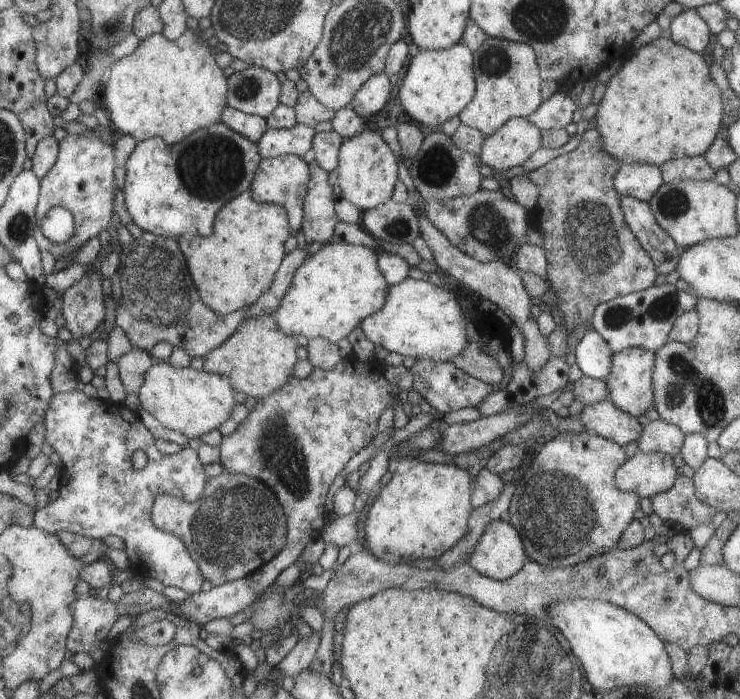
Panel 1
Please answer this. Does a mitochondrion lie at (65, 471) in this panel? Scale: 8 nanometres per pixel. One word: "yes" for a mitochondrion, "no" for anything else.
no

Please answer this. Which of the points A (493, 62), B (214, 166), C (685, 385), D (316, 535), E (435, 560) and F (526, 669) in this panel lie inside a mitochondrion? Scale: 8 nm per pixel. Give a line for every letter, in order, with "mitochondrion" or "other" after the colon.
A: mitochondrion
B: mitochondrion
C: mitochondrion
D: other
E: other
F: mitochondrion

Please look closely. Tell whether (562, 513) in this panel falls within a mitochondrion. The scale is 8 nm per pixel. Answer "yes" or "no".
yes

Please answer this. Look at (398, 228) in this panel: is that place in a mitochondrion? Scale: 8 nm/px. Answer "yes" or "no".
yes

